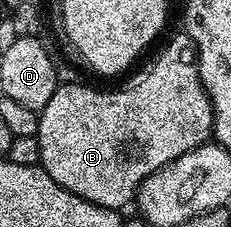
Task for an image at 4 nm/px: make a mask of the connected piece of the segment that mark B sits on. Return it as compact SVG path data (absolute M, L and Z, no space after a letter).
M183 31L177 33L177 37L170 38L168 46L157 55L156 62L145 71L144 78L141 81L134 82L133 85L126 86L125 89L91 89L88 85L57 84L54 95L50 95L50 103L46 103L46 107L39 110L40 122L35 136L38 151L40 152L39 166L47 171L50 179L54 179L54 183L66 187L66 191L70 191L98 207L120 211L123 210L123 205L131 206L135 202L138 187L150 174L166 167L174 159L178 159L178 155L190 151L196 145L205 144L212 137L212 104L206 95L204 85L200 81L200 72L196 66L196 51L193 48L192 38Z

